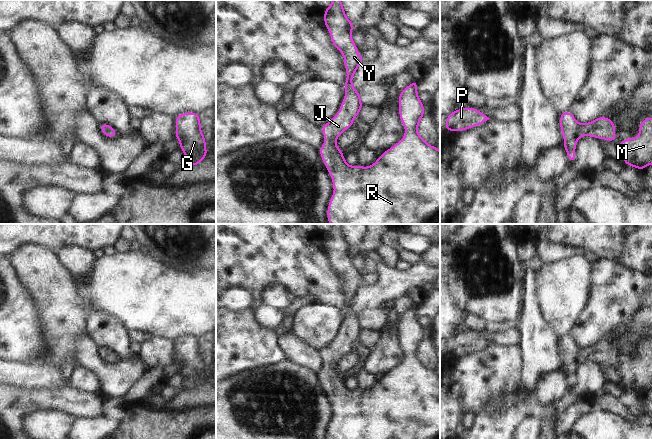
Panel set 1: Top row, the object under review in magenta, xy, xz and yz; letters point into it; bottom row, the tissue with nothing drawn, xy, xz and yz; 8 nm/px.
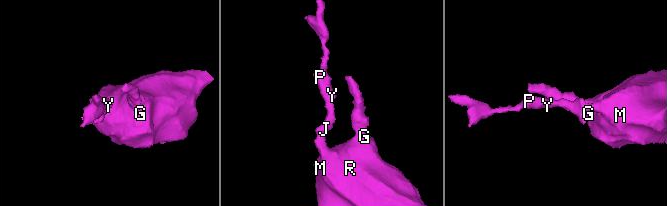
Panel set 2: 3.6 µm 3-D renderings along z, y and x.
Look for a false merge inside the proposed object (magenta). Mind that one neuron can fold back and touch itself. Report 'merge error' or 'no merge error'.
no merge error

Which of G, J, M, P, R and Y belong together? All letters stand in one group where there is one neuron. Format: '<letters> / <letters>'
G J M P R Y

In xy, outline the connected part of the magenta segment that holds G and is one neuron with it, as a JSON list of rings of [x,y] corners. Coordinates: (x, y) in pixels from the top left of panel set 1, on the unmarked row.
[[[194,336],[182,337],[175,341],[175,346],[175,362],[180,366],[179,373],[185,377],[186,389],[197,390],[208,378],[200,340]]]

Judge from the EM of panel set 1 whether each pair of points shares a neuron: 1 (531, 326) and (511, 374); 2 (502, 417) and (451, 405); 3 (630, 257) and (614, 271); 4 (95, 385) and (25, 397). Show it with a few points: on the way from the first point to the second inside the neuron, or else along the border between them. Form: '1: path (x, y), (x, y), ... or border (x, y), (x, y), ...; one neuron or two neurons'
1: border (518, 345), (521, 351), (522, 373); two neurons
2: border (500, 398), (491, 402), (476, 416); two neurons
3: border (617, 259), (641, 272); two neurons
4: border (70, 385), (94, 393); two neurons

